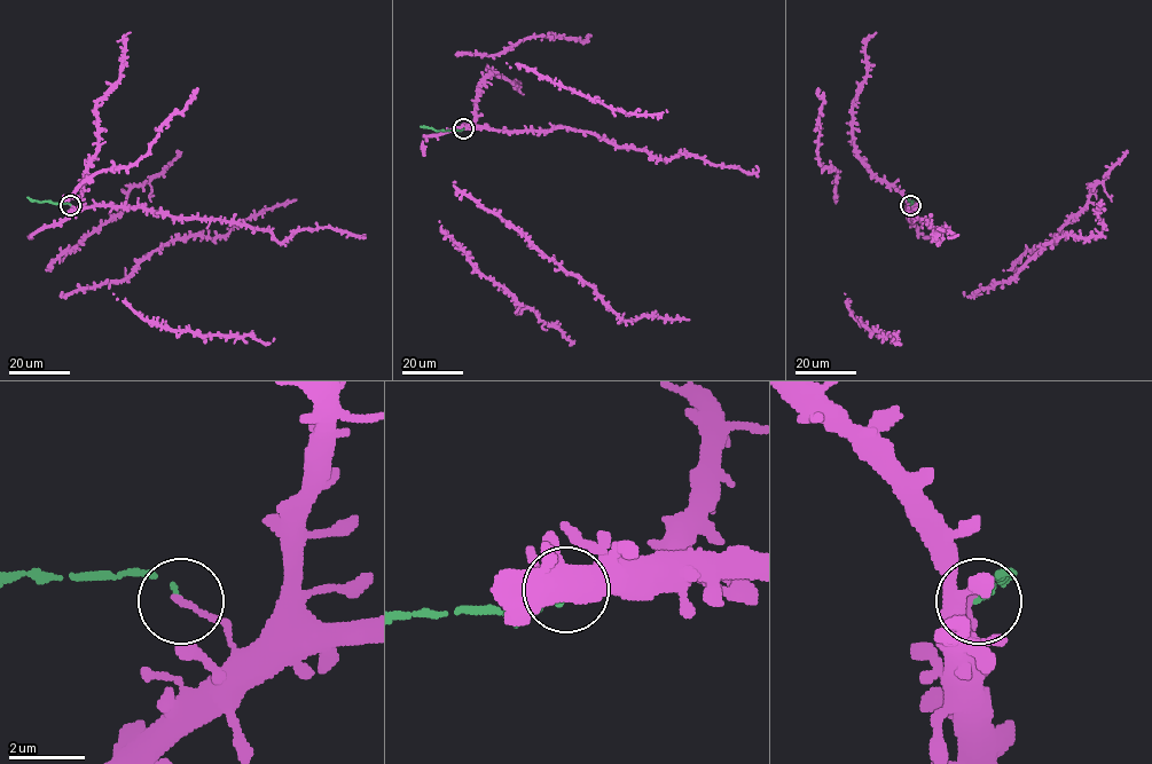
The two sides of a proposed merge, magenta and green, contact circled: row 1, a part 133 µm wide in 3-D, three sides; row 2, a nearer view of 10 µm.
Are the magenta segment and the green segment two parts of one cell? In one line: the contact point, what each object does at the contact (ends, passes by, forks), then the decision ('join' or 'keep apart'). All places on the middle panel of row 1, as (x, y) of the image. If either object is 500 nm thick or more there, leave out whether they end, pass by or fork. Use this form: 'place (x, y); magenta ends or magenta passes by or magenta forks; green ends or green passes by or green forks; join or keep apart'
place (463, 128); magenta ends; green ends; keep apart

